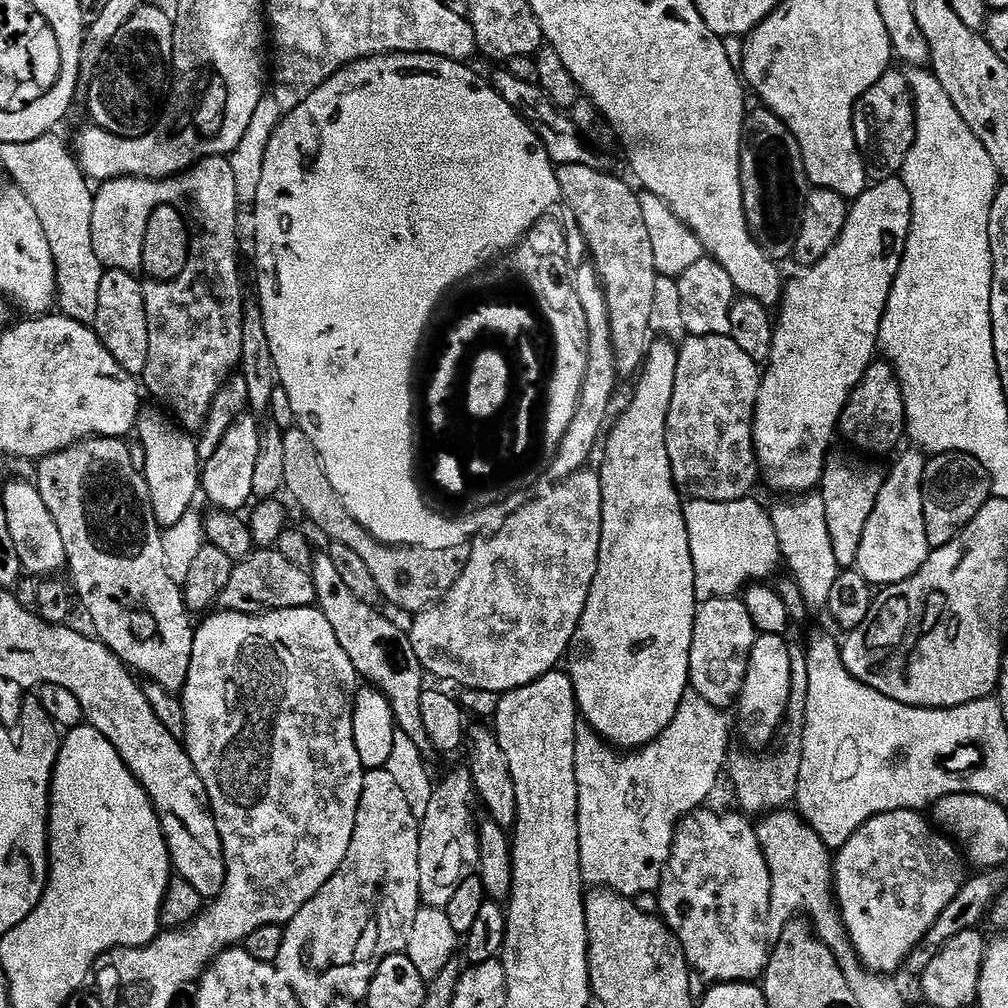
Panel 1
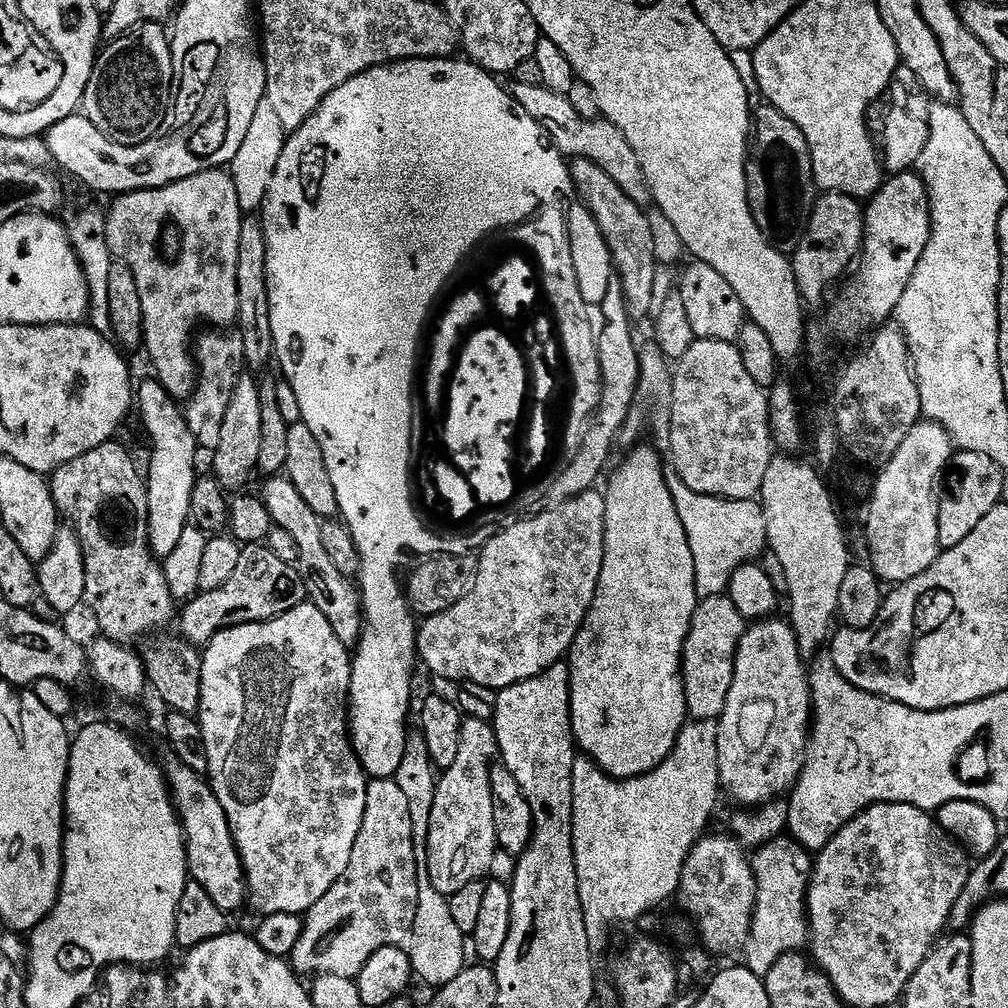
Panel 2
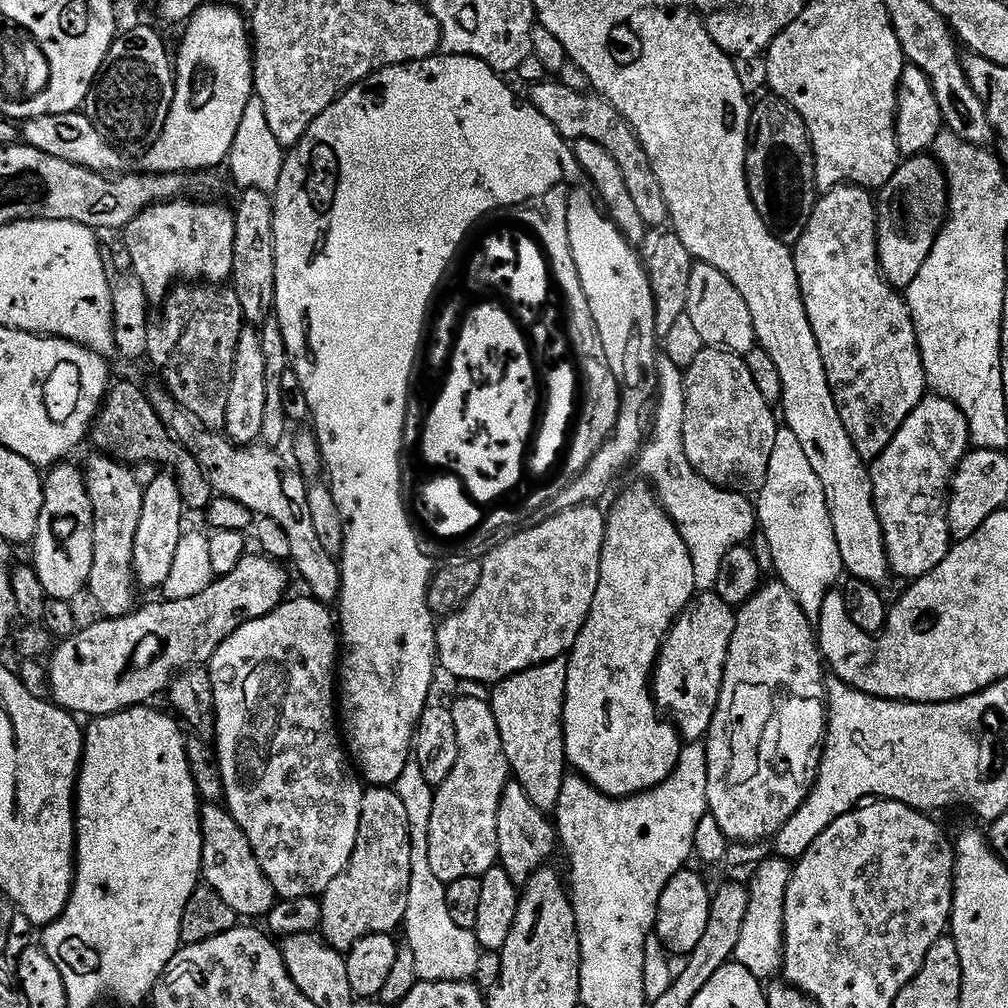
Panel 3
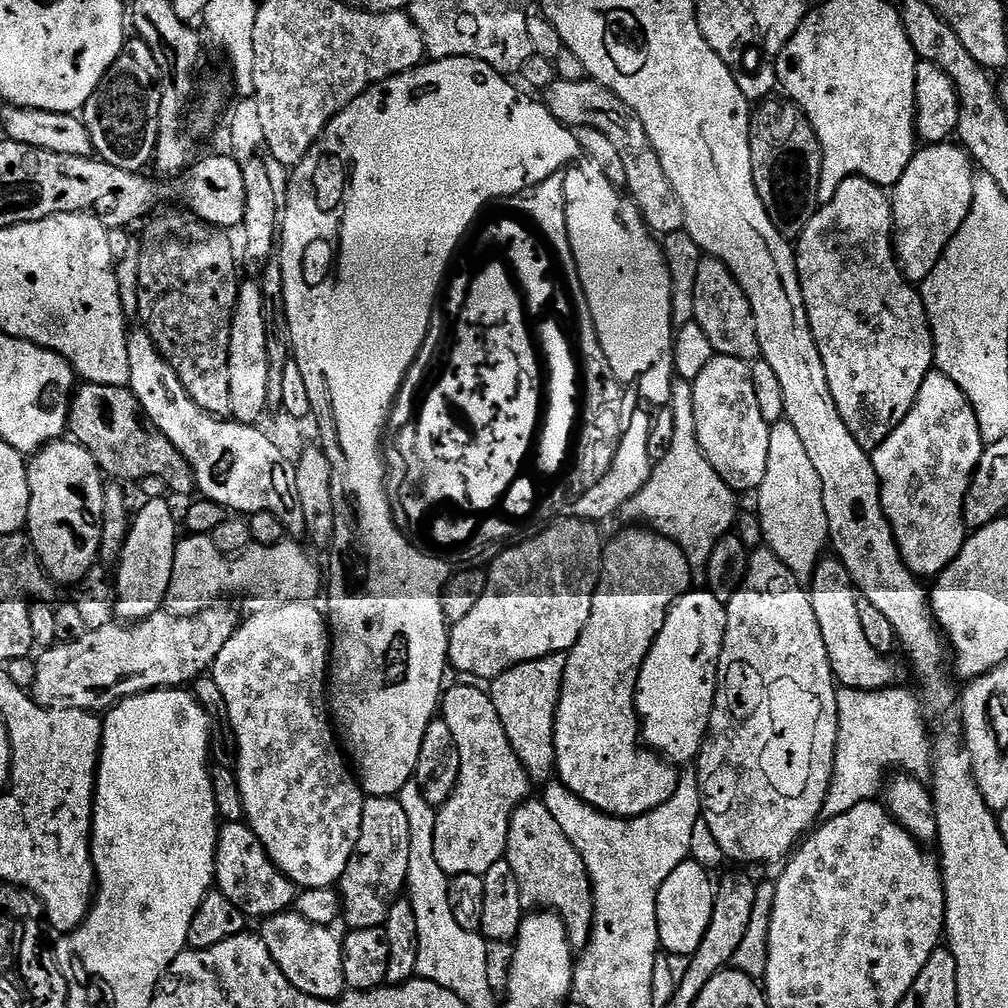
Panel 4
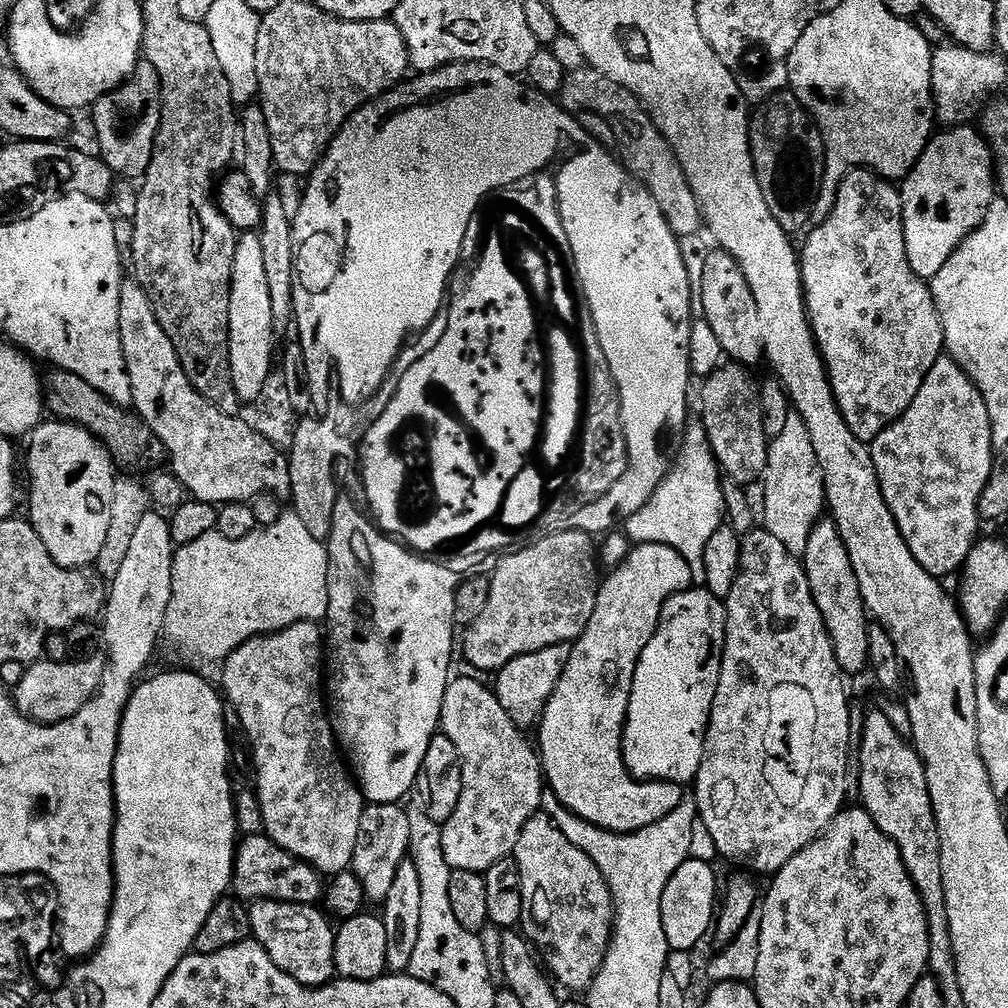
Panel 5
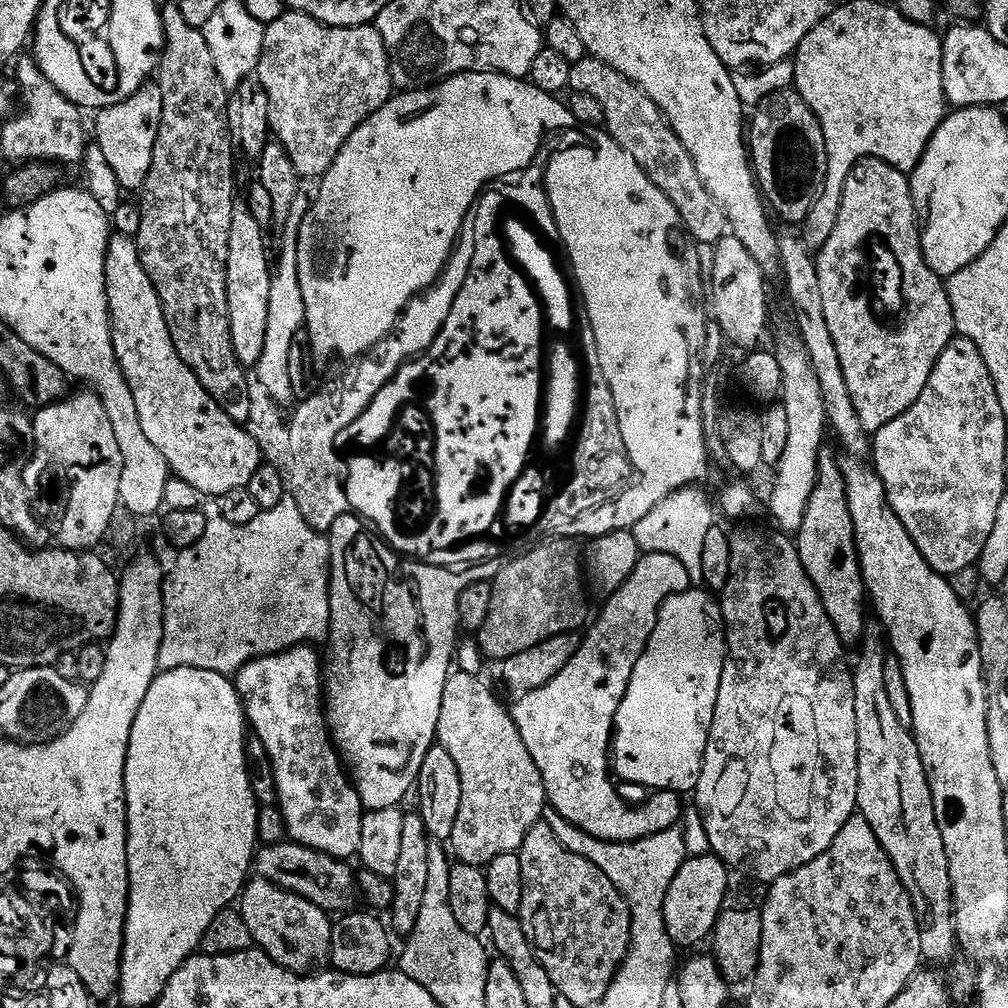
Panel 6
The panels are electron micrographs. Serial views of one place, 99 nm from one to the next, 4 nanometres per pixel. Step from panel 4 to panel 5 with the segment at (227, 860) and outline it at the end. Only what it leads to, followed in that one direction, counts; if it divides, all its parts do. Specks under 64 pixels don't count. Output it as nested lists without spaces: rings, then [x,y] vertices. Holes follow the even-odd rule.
[[[267,834],[263,836],[244,836],[236,850],[236,865],[232,871],[231,891],[241,901],[277,900],[287,904],[321,903],[326,891],[326,880],[315,868],[311,868],[305,860],[282,850]]]

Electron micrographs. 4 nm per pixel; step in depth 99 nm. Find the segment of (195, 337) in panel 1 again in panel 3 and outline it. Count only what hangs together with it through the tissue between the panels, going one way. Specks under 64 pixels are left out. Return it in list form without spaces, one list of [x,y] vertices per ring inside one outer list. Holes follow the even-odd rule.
[[[181,198],[171,200],[169,204],[156,204],[138,214],[138,218],[134,218],[134,222],[130,222],[127,228],[123,229],[122,241],[126,249],[130,250],[133,259],[131,271],[140,279],[139,287],[144,290],[149,301],[163,301],[180,281],[220,286],[231,277],[234,266],[234,212],[231,207],[223,208],[216,203],[220,202],[197,202]]]

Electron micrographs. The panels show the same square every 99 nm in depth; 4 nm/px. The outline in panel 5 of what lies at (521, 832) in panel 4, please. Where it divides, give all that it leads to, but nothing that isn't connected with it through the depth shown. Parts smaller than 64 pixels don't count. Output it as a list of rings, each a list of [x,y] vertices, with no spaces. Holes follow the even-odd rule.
[[[547,814],[534,815],[522,826],[514,859],[522,874],[519,927],[523,935],[538,949],[551,979],[561,989],[583,993],[599,974],[612,941],[612,891],[602,870],[562,834]]]

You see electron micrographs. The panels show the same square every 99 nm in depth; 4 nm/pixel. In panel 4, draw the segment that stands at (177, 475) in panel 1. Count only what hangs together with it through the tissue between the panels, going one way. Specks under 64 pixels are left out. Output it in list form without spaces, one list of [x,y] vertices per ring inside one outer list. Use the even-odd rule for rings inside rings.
[[[164,498],[145,499],[141,503],[140,513],[131,517],[128,537],[118,561],[120,569],[114,575],[114,588],[118,593],[114,600],[114,611],[121,621],[139,622],[164,608],[178,543],[176,516],[167,502]]]

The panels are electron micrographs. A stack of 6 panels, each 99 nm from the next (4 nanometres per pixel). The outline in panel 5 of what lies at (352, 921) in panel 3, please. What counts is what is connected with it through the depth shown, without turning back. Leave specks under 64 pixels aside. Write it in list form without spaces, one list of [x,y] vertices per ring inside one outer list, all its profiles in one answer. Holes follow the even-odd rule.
[[[368,804],[360,819],[358,842],[352,859],[352,873],[362,882],[365,901],[382,902],[398,874],[398,866],[409,859],[410,818],[400,804]]]

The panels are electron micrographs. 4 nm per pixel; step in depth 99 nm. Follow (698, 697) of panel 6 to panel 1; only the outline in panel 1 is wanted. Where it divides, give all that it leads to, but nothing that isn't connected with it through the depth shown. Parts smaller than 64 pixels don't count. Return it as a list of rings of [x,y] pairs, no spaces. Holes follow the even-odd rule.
[[[719,596],[705,600],[697,607],[694,622],[694,642],[690,646],[691,691],[698,693],[710,706],[721,710],[735,705],[746,678],[750,650],[754,646],[758,633],[743,599],[731,596]]]

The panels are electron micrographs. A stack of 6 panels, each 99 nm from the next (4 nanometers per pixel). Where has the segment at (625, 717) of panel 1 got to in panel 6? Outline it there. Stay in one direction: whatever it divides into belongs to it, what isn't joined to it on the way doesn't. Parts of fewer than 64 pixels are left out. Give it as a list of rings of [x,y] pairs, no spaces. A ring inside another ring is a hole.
[[[653,552],[641,555],[638,566],[634,566],[634,574],[630,574],[630,578],[626,578],[620,589],[603,601],[604,609],[601,610],[596,625],[583,633],[580,649],[574,654],[574,658],[570,658],[570,662],[545,688],[523,693],[519,697],[520,704],[511,705],[510,711],[518,726],[518,734],[522,734],[522,742],[526,742],[530,758],[534,758],[538,774],[542,774],[547,803],[558,814],[562,814],[566,822],[578,826],[586,834],[599,840],[609,840],[612,844],[629,844],[635,840],[650,838],[654,834],[662,834],[662,830],[670,830],[681,823],[685,805],[680,804],[682,796],[679,792],[656,792],[649,795],[652,797],[637,808],[631,808],[616,793],[616,788],[612,785],[614,776],[610,771],[610,749],[622,698],[630,686],[634,666],[638,666],[638,658],[646,650],[658,622],[660,608],[674,594],[687,592],[692,587],[690,574],[686,574],[686,566],[682,566],[678,558]]]

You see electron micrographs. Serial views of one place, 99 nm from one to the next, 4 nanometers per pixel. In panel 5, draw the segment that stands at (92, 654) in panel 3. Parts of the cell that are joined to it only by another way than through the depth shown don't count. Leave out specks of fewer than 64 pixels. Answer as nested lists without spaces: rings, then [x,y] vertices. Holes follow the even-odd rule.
[[[44,658],[31,665],[16,688],[16,696],[14,692],[17,710],[35,724],[57,724],[78,714],[78,710],[85,708],[88,701],[100,691],[104,678],[105,661],[88,659],[92,658],[77,659],[77,664],[59,664]]]

